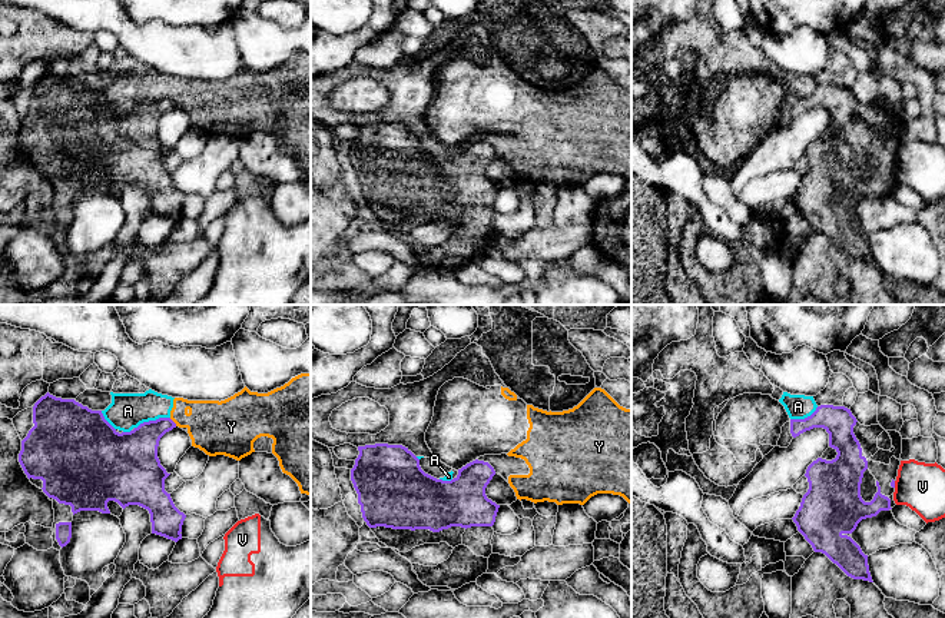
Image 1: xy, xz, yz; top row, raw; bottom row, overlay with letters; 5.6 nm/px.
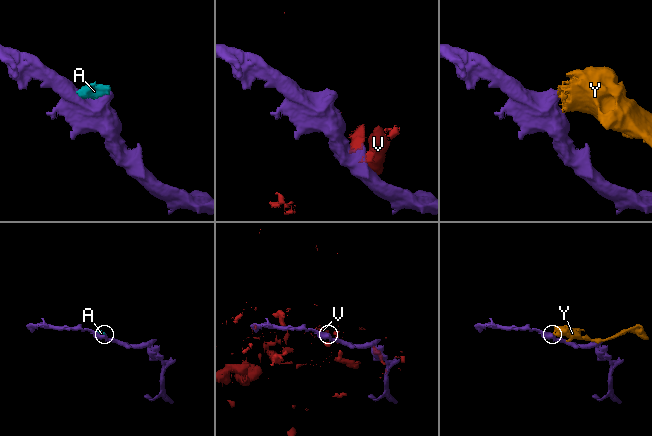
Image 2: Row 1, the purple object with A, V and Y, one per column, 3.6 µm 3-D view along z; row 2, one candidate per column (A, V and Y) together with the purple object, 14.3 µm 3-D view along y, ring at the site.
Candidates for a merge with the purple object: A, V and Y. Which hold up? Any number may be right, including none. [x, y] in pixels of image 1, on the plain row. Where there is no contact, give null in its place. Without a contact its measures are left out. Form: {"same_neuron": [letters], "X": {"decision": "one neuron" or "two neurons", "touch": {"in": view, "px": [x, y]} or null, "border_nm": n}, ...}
{"same_neuron": [], "A": {"decision": "two neurons", "touch": {"in": "xy", "px": [152, 100]}, "border_nm": 220}, "V": {"decision": "two neurons", "touch": {"in": "yz", "px": [894, 163]}, "border_nm": 40}, "Y": {"decision": "two neurons", "touch": {"in": "xy", "px": [173, 102]}, "border_nm": 60}}

